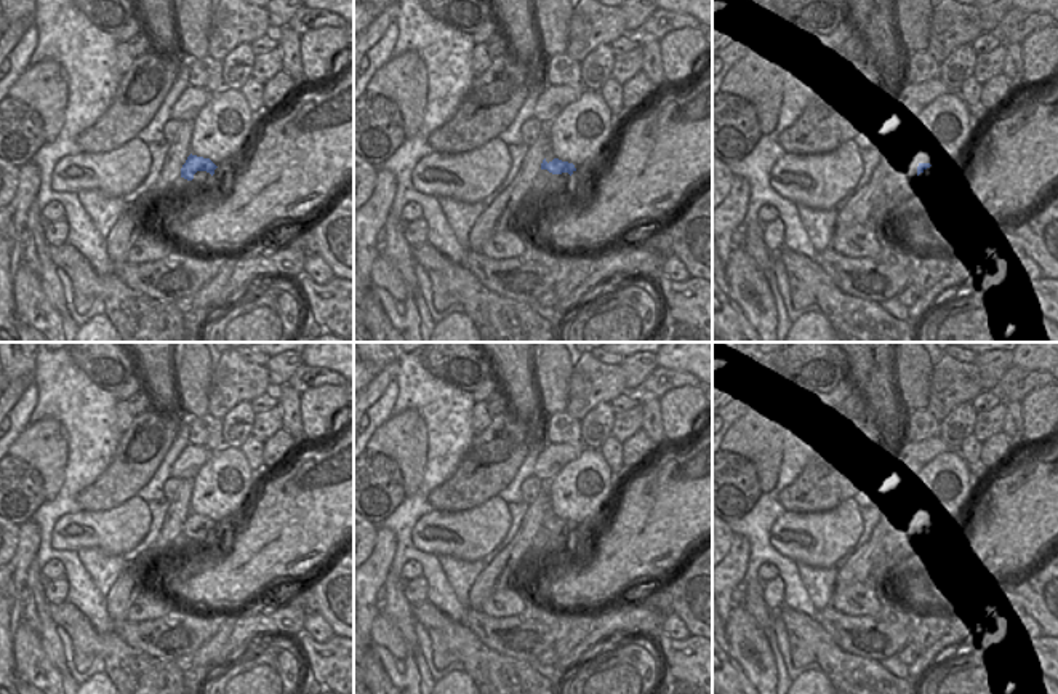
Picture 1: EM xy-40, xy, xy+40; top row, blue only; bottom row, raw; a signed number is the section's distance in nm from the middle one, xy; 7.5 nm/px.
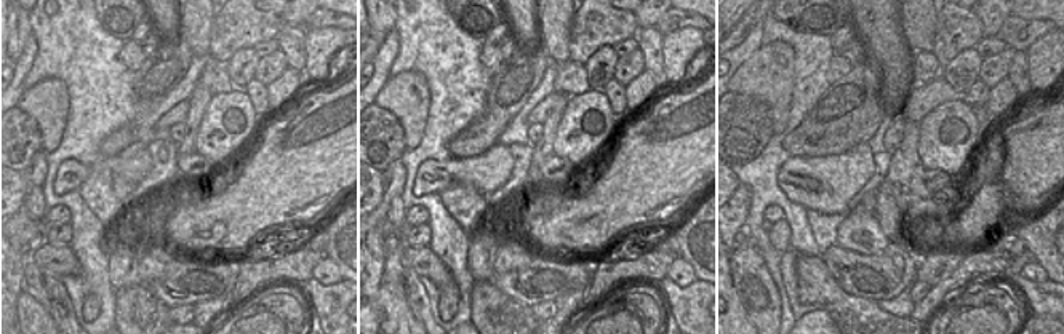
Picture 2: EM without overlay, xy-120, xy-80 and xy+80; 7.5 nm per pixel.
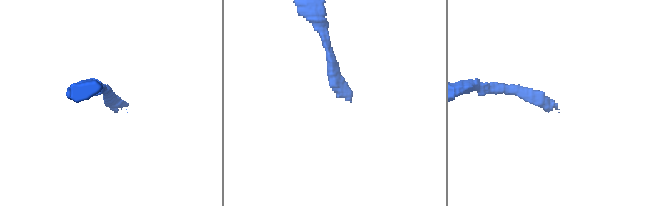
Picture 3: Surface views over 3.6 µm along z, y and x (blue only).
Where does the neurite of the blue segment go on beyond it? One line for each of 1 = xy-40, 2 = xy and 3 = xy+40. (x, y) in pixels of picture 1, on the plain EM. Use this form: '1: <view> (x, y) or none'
1: none
2: none
3: xy+40 (933, 539)

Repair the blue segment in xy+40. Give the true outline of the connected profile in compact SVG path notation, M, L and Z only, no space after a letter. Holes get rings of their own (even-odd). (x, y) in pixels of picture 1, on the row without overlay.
M919 521L917 534L920 531L924 532L922 544L930 555L941 555L944 558L952 556L954 547L946 539L948 532L943 528L933 526L930 521Z

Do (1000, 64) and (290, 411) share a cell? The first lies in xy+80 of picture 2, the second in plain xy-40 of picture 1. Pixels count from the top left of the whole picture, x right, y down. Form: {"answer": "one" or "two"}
{"answer": "two"}

